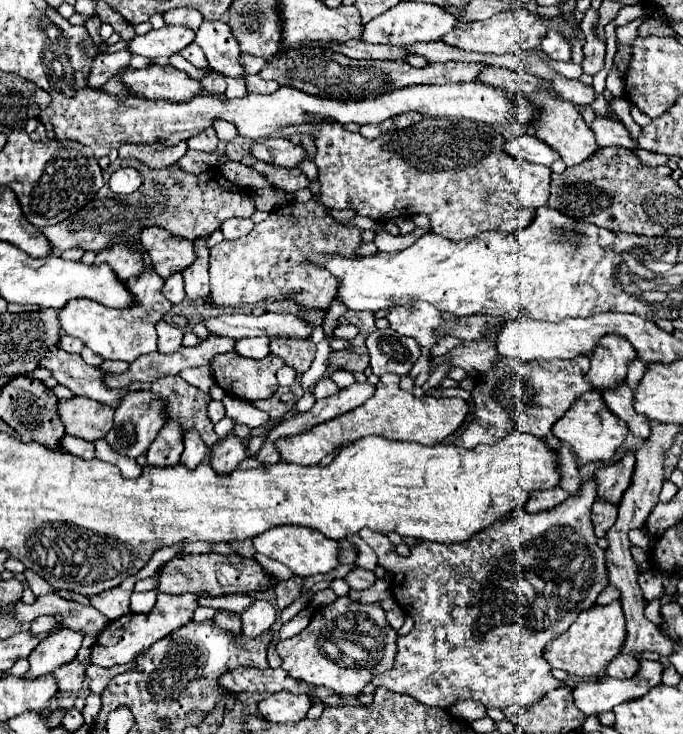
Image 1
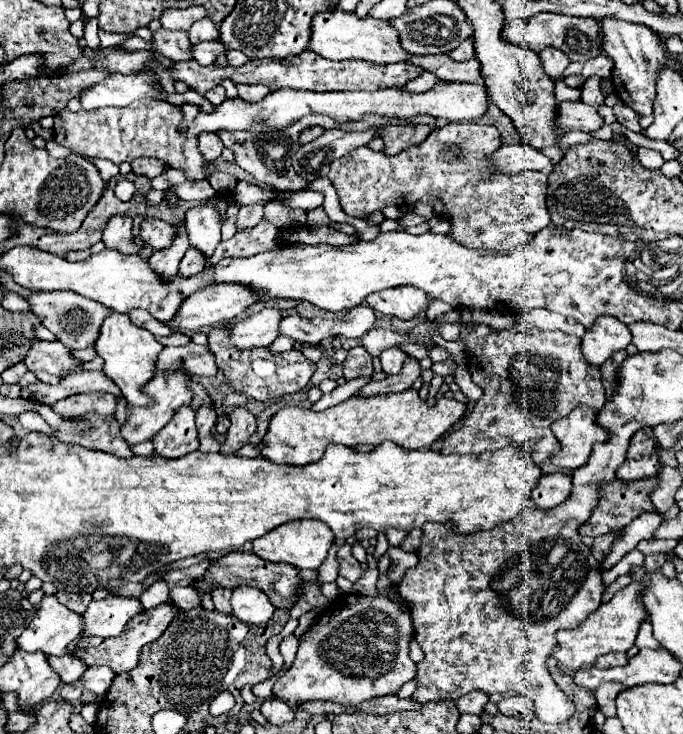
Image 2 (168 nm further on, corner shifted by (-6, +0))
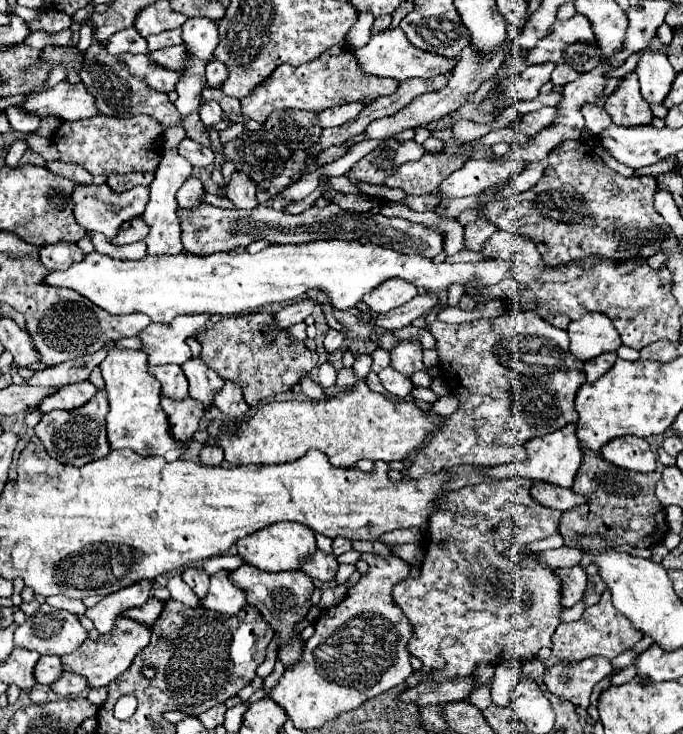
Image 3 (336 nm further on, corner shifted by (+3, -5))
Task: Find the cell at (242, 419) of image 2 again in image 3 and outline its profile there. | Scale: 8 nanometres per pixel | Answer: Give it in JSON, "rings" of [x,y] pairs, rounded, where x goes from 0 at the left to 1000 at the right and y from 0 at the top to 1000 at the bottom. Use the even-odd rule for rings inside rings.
{"rings":[[[329,519],[327,535],[321,535],[321,541],[315,541],[315,554],[321,554],[321,560],[327,565],[341,568],[341,571],[356,571],[365,560],[365,552],[359,549],[353,530],[338,519]]]}

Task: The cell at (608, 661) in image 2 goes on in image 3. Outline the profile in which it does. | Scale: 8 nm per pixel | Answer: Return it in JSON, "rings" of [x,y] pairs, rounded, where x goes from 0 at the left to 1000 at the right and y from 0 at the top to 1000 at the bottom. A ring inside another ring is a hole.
{"rings":[[[862,895],[845,906],[807,906],[798,917],[798,933],[821,952],[839,955],[845,963],[859,966],[868,936],[898,917],[895,901],[886,895]]]}

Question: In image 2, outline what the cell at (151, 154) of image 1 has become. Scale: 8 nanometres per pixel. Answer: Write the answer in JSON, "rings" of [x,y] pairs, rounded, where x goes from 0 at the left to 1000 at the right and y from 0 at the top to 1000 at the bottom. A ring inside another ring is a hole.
{"rings":[[[199,215],[193,221],[193,234],[205,237],[205,240],[214,240],[214,243],[228,243],[237,234],[243,234],[240,226],[243,223],[237,218],[228,218],[228,215]]]}

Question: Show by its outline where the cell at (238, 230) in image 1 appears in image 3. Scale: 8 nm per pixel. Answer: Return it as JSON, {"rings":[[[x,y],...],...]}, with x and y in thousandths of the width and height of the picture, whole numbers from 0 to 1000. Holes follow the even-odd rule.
{"rings":[[[341,236],[335,255],[332,255],[332,268],[341,274],[347,285],[370,285],[379,279],[376,274],[376,257],[373,249],[356,238],[356,236]]]}

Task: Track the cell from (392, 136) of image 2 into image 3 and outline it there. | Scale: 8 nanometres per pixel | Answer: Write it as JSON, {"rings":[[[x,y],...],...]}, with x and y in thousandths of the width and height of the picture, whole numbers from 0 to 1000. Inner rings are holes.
{"rings":[[[599,189],[599,192],[558,192],[543,208],[537,208],[531,217],[520,222],[520,228],[508,236],[514,249],[537,247],[546,252],[558,252],[561,241],[578,236],[578,230],[602,217],[619,214],[622,203]]]}

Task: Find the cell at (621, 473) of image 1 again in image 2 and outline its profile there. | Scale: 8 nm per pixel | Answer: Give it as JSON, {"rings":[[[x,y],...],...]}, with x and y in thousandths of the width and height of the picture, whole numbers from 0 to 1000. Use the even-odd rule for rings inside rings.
{"rings":[[[934,586],[922,597],[917,627],[914,632],[908,632],[902,649],[919,657],[919,654],[958,649],[963,640],[966,640],[966,621],[963,621],[960,599],[952,591]]]}

